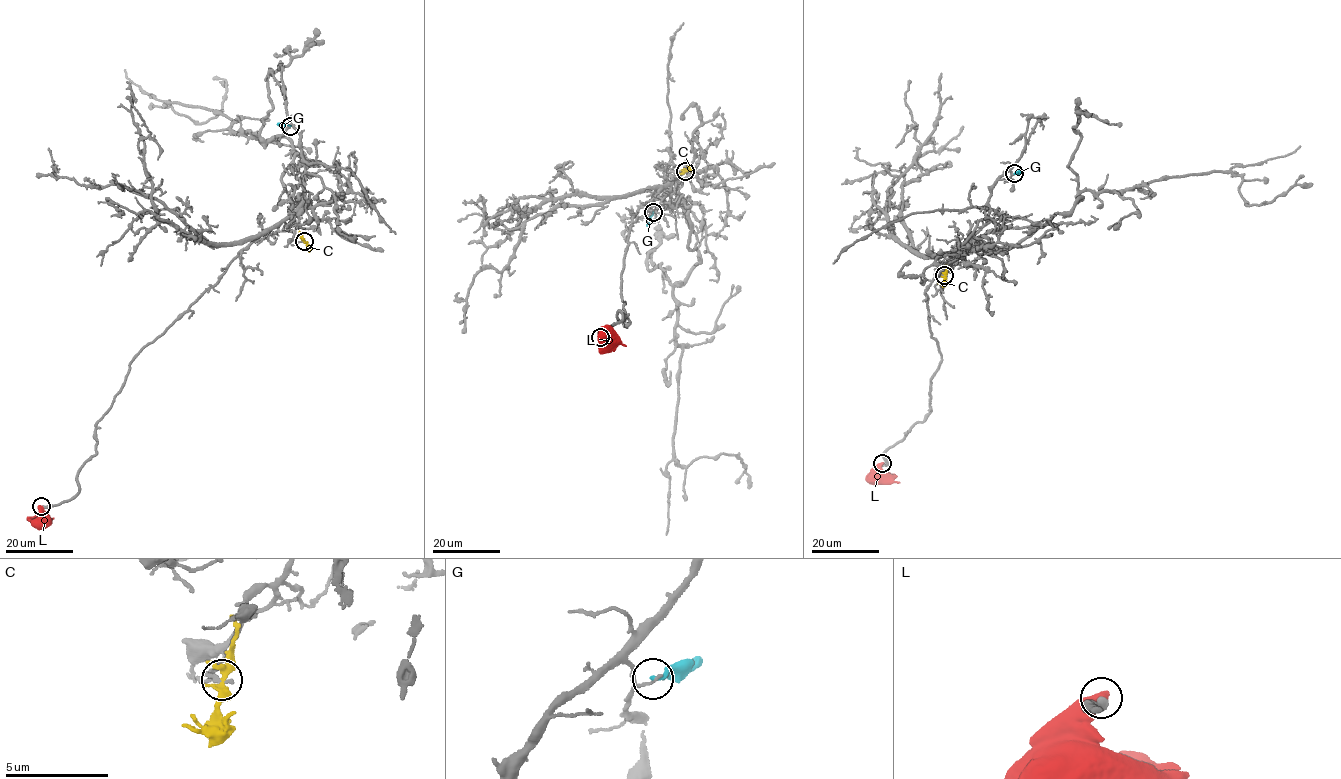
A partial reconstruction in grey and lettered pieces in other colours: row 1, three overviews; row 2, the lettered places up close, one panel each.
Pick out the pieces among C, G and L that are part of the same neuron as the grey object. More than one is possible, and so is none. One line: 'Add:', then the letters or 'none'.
Add: L

